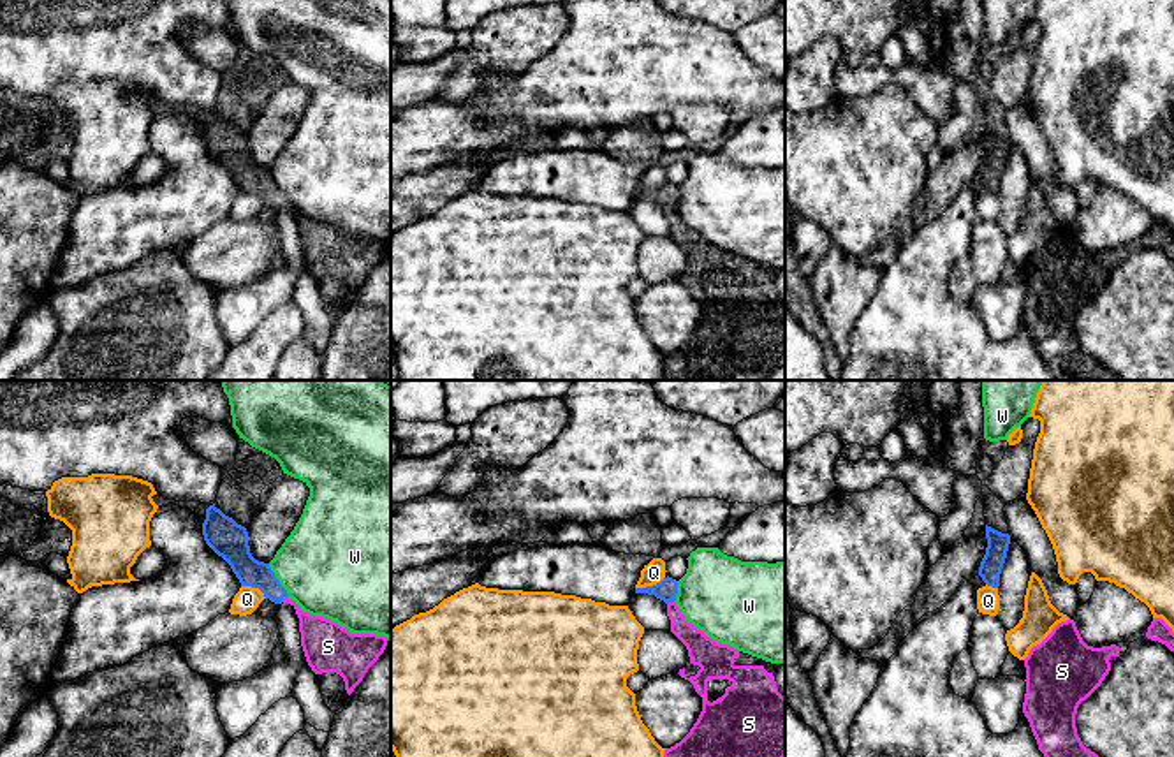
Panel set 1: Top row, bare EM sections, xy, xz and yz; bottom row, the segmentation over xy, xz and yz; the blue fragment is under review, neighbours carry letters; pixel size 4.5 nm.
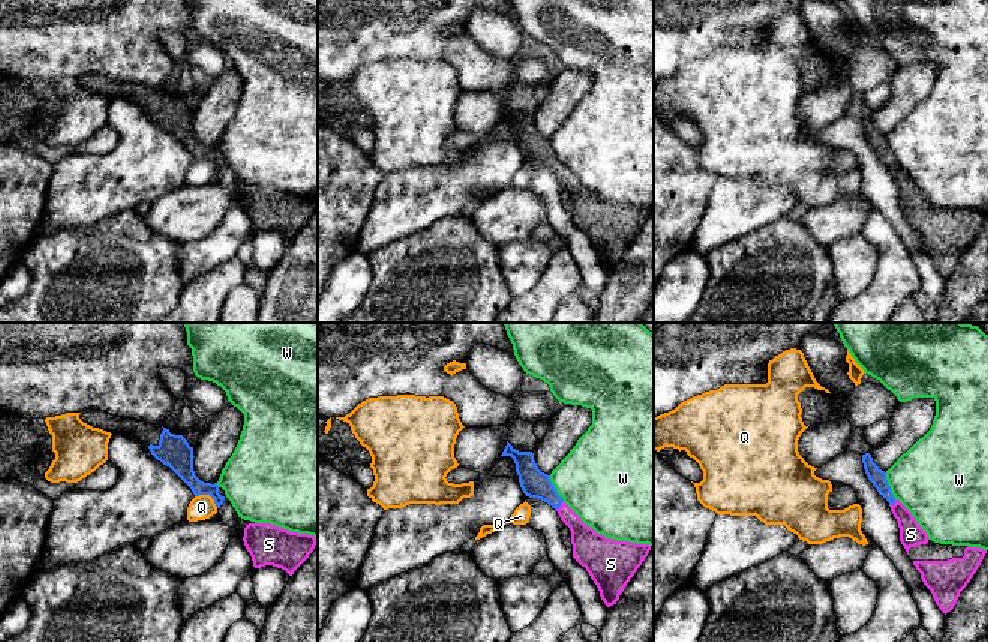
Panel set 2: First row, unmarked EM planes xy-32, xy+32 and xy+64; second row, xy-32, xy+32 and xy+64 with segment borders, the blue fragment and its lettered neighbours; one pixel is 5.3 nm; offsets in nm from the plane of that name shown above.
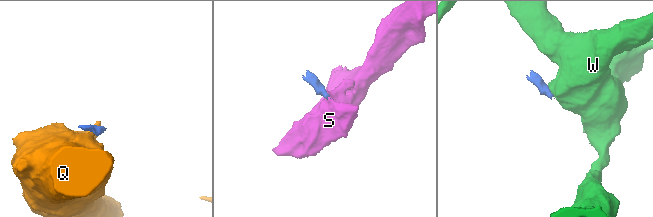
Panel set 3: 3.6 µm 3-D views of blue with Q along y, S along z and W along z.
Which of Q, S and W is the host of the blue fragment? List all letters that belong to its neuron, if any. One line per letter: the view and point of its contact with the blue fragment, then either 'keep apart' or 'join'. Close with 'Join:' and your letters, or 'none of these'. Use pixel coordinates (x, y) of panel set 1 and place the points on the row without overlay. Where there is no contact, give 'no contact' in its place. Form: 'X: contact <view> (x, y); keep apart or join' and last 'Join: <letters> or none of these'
Q: contact xz (650, 192); keep apart
S: contact xy (284, 201); join
W: contact xy (277, 185); keep apart
Join: S

